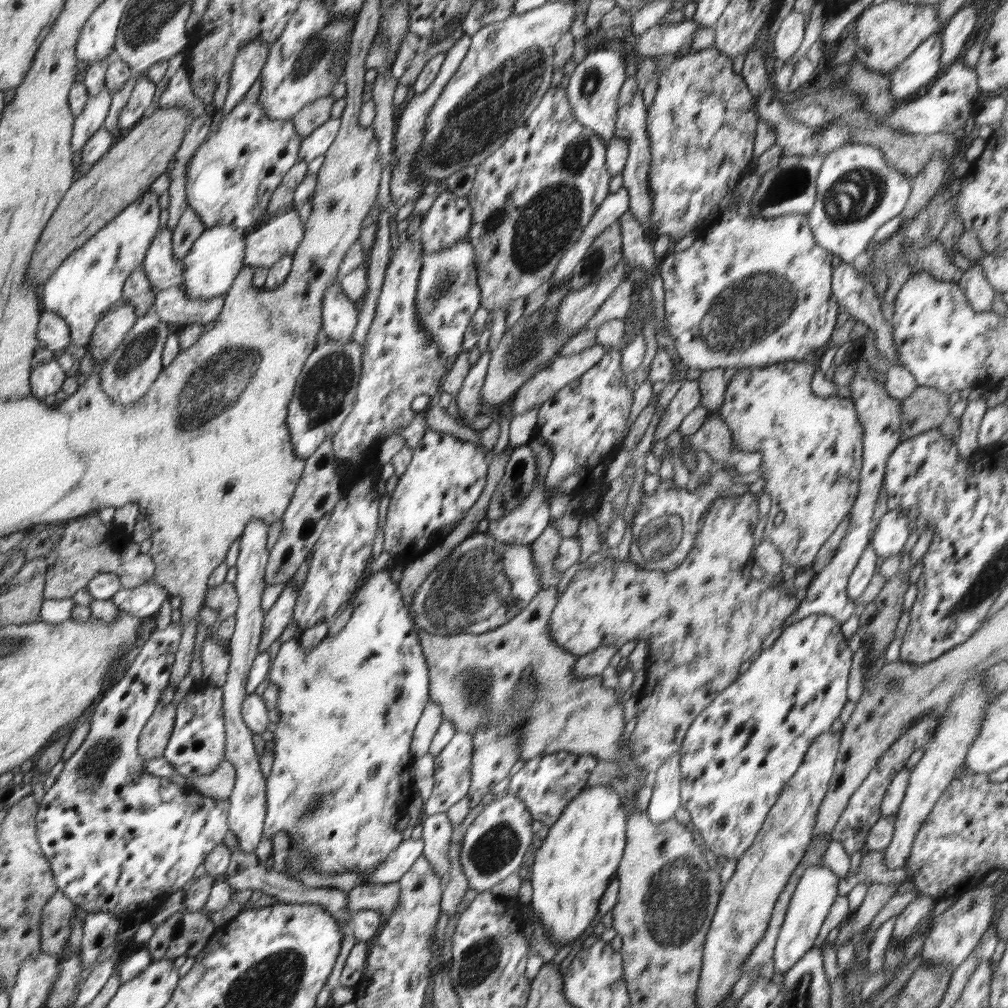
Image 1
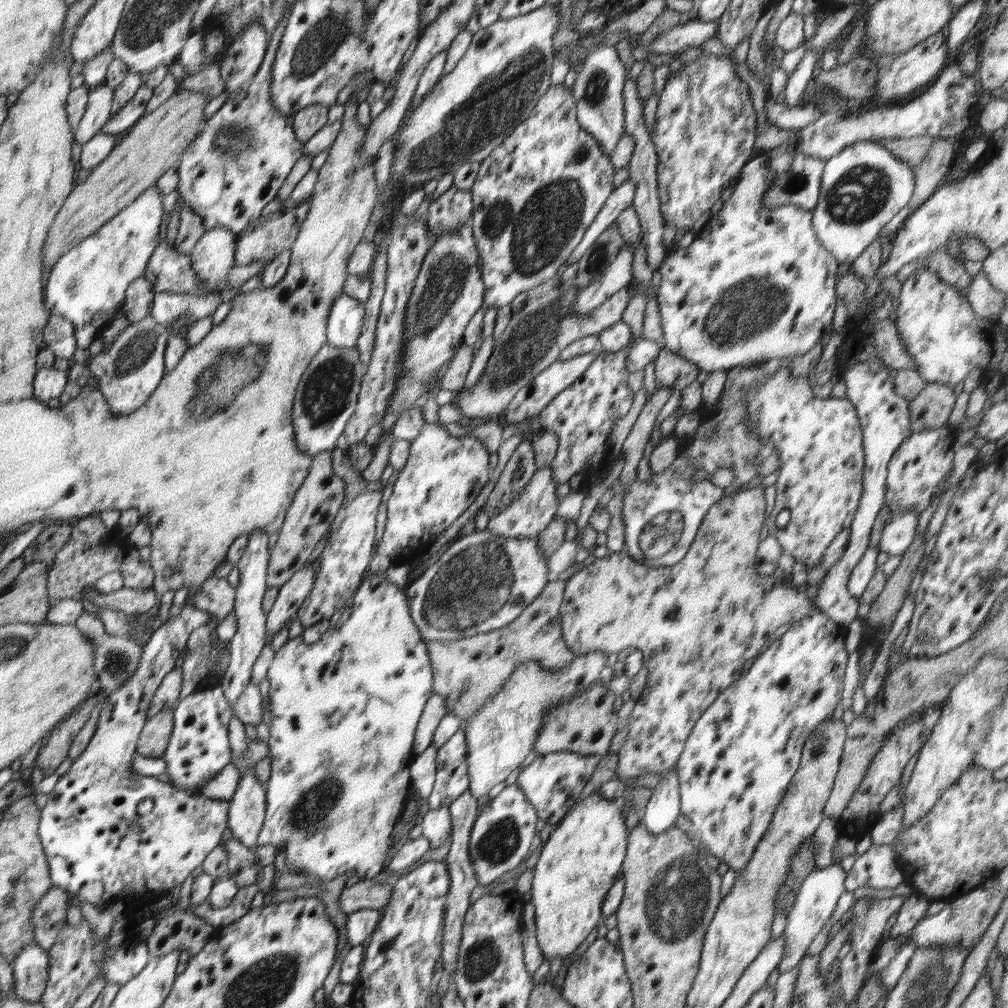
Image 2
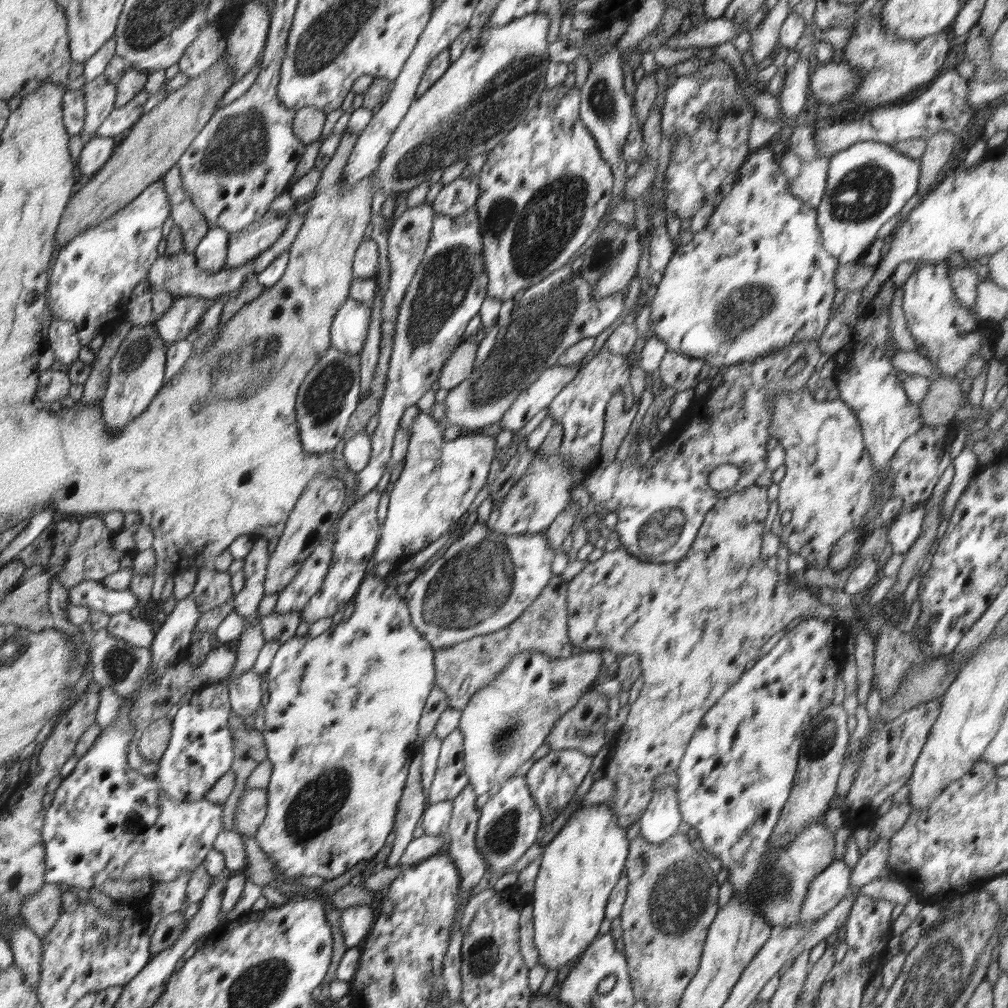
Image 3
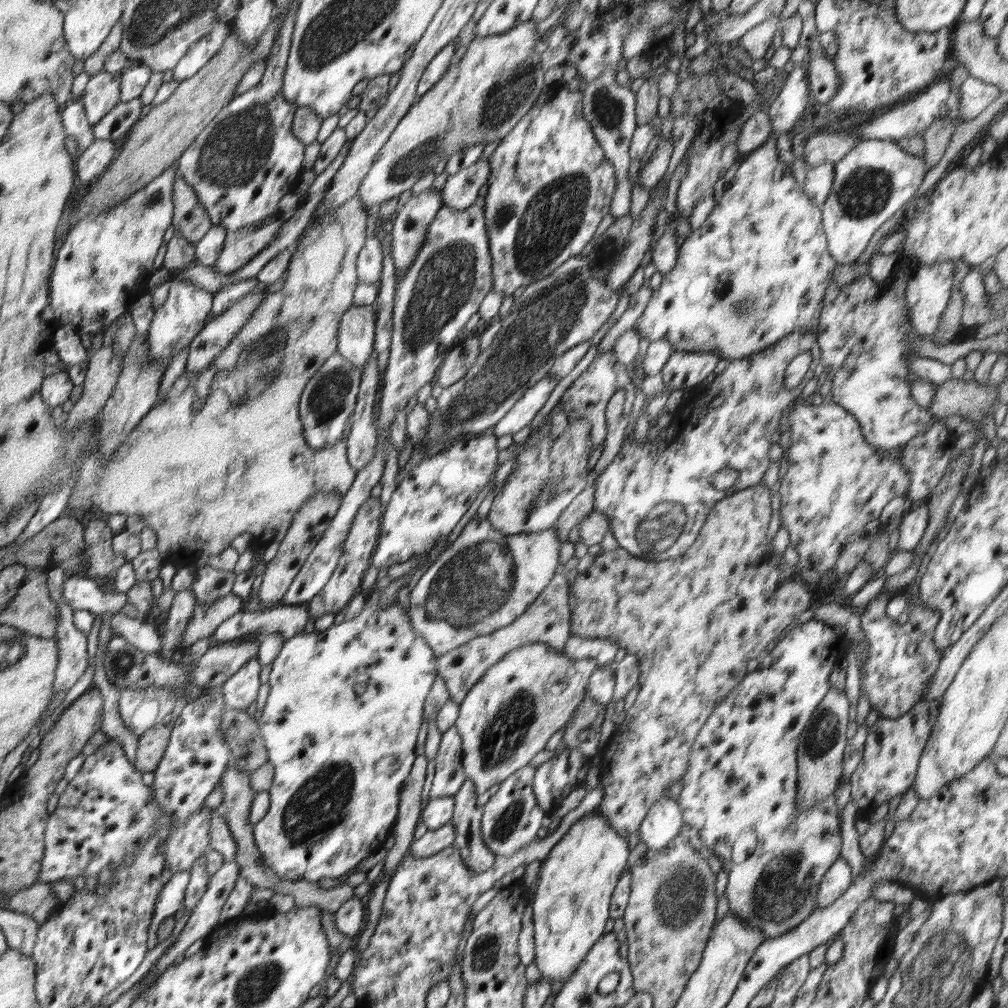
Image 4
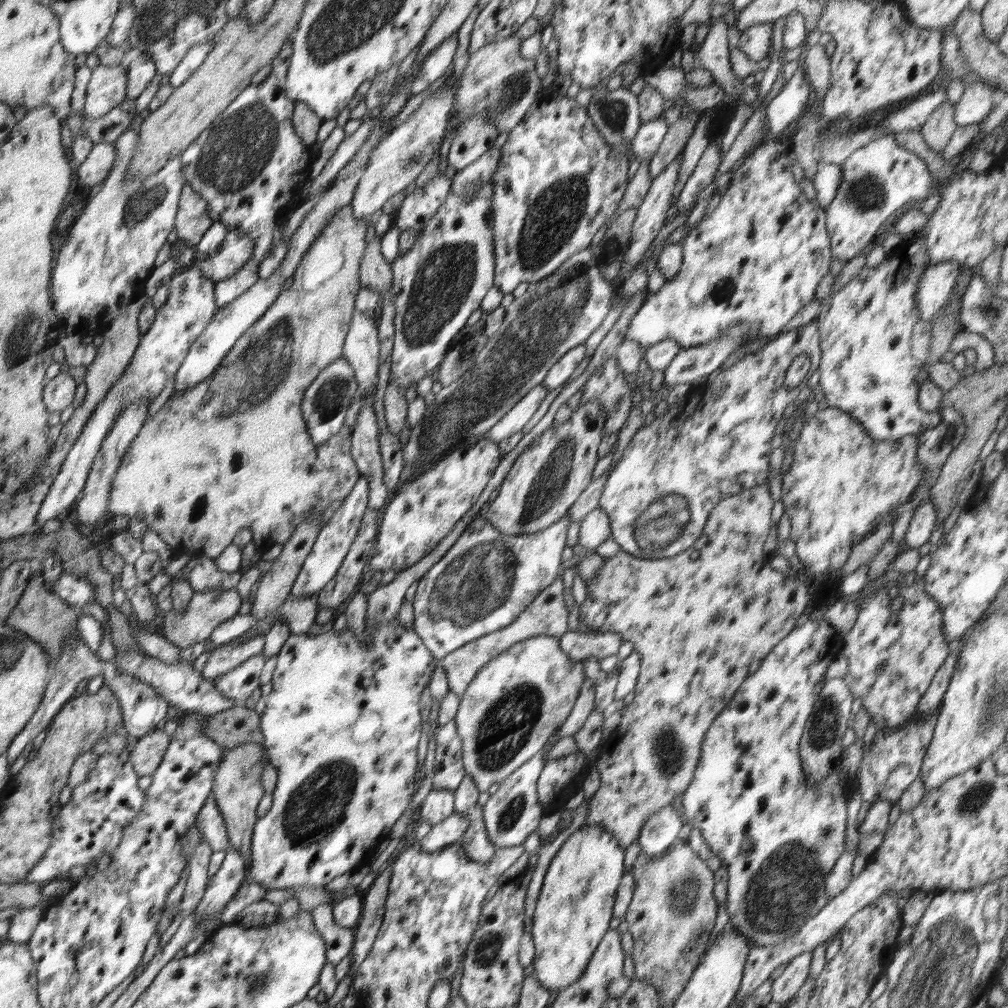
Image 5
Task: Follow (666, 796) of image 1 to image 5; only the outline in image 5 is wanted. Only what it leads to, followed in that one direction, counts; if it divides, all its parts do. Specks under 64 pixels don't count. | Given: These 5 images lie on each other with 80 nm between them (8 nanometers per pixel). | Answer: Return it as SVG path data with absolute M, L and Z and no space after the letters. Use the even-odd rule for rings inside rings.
M666 805L658 810L642 828L637 838L641 851L650 860L661 859L678 841L678 834L683 827L682 819L674 805Z

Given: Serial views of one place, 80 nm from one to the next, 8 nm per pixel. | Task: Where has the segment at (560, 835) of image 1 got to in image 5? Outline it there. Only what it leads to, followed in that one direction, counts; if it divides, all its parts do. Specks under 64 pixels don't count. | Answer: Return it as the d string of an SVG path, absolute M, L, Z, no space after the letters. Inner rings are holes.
M582 827L567 838L552 858L544 877L540 896L538 896L530 931L535 944L533 976L549 992L559 993L582 976L602 937L610 930L608 924L613 918L616 892L626 872L624 854L625 850L618 844L618 840L604 833L602 827Z

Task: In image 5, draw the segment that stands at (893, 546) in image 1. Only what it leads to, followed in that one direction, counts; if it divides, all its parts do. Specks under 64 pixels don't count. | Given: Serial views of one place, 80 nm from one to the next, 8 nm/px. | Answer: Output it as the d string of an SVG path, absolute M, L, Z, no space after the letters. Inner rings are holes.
M930 500L922 502L910 520L902 549L919 548L928 541L935 527L936 509Z

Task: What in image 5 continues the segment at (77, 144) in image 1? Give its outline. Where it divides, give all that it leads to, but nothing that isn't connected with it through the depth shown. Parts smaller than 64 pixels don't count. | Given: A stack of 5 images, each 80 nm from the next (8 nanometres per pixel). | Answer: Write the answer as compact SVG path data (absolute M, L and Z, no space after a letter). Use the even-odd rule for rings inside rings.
M98 65L87 85L84 116L100 118L126 100L128 72L121 65Z

